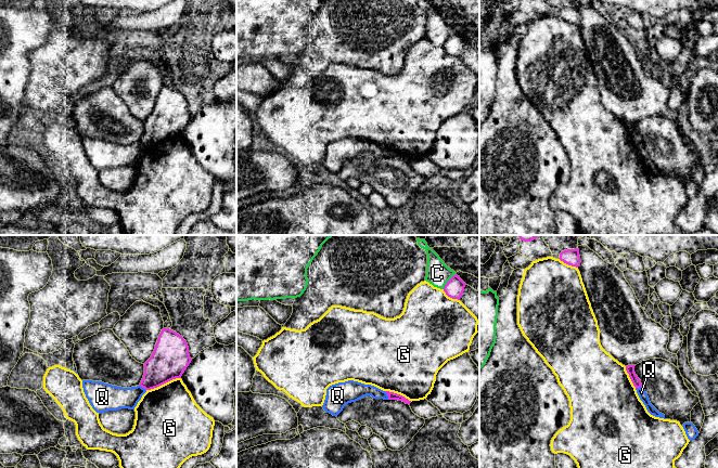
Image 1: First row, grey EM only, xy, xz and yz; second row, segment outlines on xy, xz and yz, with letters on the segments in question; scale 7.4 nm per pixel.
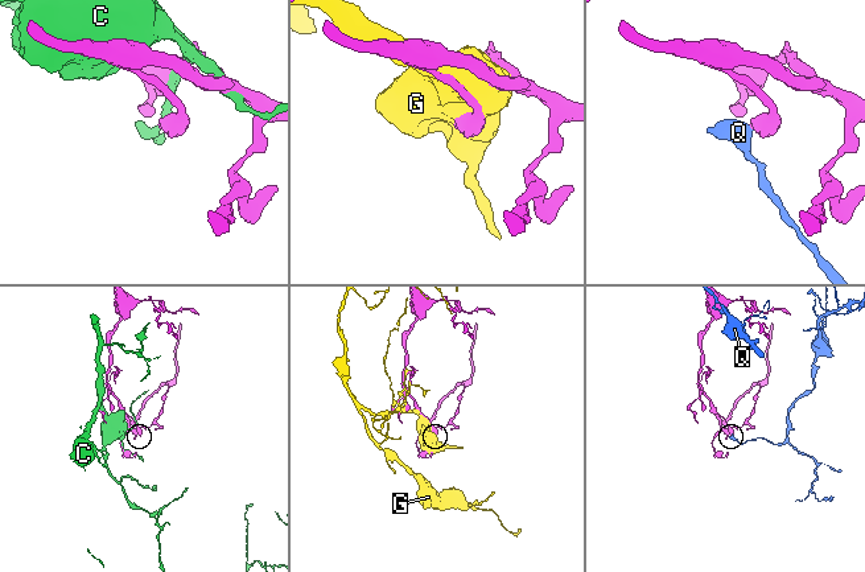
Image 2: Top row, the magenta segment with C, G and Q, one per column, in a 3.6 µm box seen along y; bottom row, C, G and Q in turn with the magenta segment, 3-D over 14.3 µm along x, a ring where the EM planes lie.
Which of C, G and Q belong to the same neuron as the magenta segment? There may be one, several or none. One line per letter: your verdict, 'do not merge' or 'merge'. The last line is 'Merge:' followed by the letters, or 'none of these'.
C: do not merge
G: do not merge
Q: do not merge
Merge: none of these

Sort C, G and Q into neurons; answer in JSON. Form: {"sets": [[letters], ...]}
{"sets": [["C"], ["G"], ["Q"]]}

